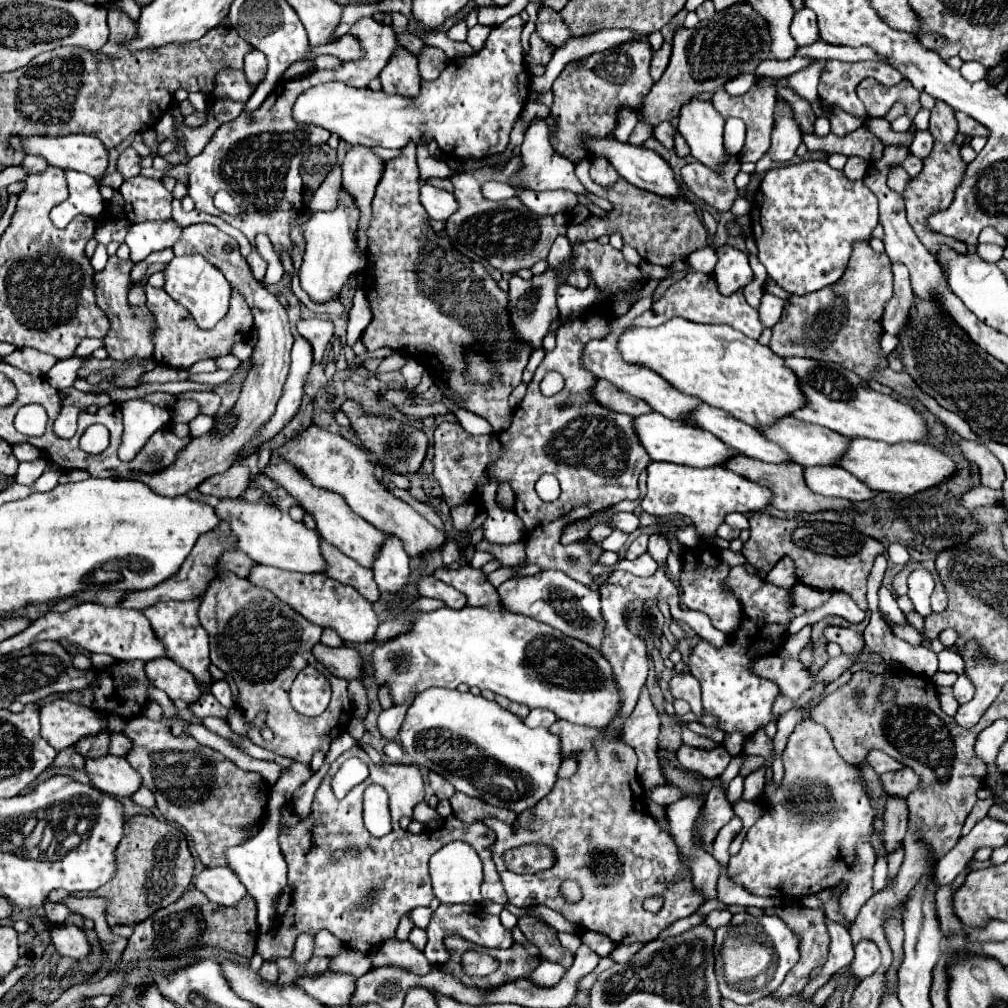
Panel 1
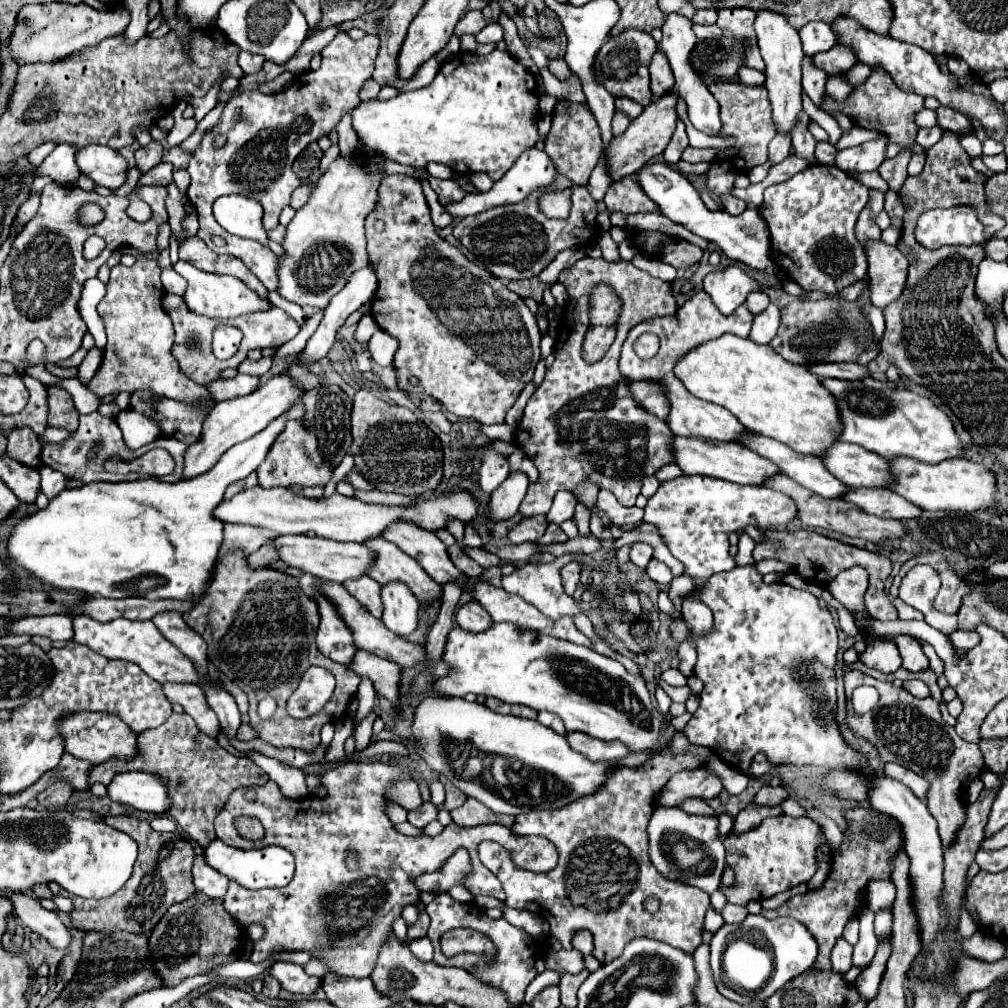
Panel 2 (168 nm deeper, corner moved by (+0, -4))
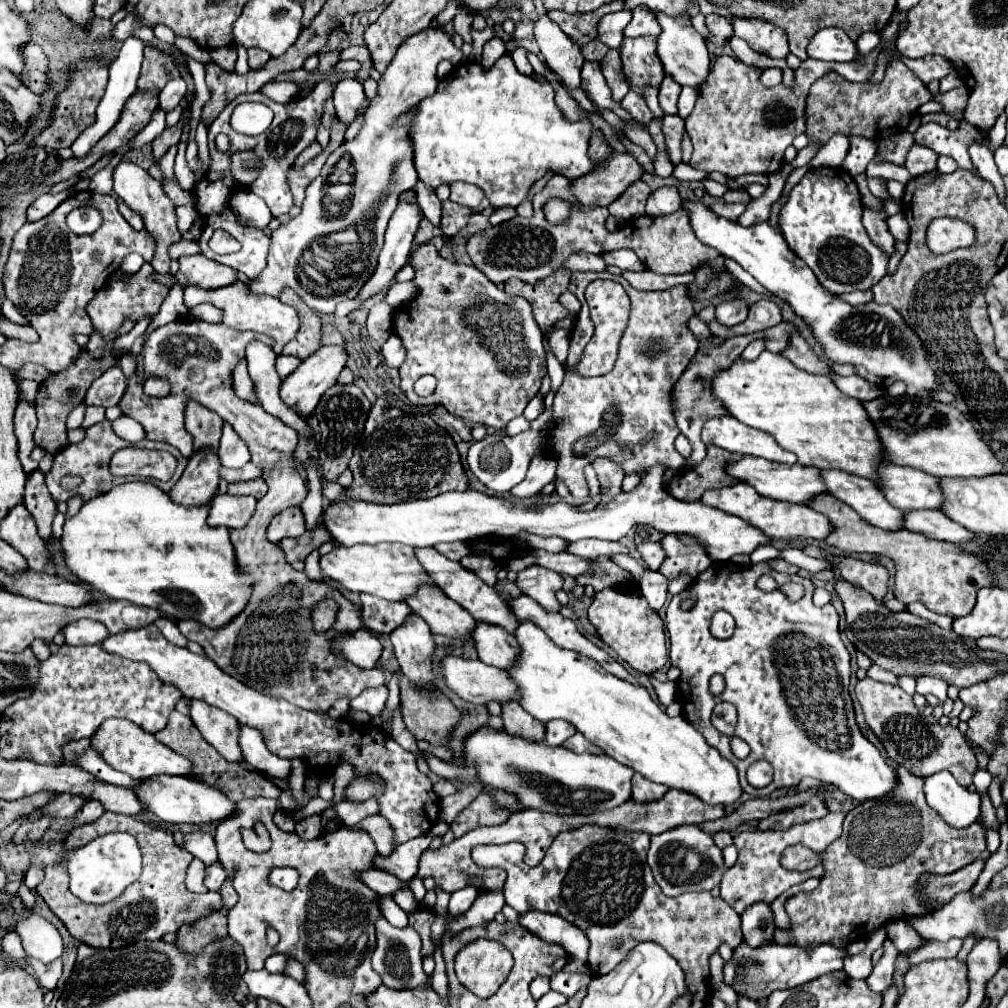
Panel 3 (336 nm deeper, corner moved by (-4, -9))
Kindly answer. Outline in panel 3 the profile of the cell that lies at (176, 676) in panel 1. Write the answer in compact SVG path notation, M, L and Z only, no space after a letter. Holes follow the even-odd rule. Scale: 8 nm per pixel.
M196 699L190 701L190 713L196 729L200 735L226 759L234 763L242 763L244 757L240 755L240 723L226 711L210 707L208 703L200 703Z

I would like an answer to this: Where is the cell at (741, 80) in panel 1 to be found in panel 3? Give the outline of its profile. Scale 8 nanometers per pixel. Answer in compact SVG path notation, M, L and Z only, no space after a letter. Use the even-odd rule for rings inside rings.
M766 69L766 71L762 71L760 81L762 81L766 87L774 87L774 85L782 83L782 69Z

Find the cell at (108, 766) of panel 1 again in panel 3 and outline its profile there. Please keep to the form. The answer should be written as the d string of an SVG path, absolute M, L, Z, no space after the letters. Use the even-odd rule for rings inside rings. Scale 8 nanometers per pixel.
M158 775L140 785L136 793L150 813L158 815L162 821L168 823L194 823L194 825L220 823L222 819L228 819L236 811L236 803L232 803L224 793L220 793L220 789L190 777Z

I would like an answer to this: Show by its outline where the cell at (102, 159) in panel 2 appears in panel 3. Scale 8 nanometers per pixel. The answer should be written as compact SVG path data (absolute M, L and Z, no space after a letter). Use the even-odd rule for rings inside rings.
M122 161L116 169L114 169L114 191L124 199L124 203L138 211L142 215L142 221L144 221L144 229L154 237L156 241L156 253L154 253L154 259L150 261L150 265L158 271L158 273L168 273L170 269L170 255L168 255L168 247L172 243L178 243L182 241L182 233L178 231L178 219L176 219L176 205L168 199L164 187L162 187L162 181L156 181L146 169L134 165L134 163L128 163L128 161Z

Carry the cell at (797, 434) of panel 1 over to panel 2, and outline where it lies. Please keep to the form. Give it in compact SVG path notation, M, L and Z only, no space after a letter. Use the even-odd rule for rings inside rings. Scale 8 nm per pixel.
M834 442L820 456L830 474L840 478L846 486L858 488L886 488L890 484L890 470L886 458L872 454L856 444Z

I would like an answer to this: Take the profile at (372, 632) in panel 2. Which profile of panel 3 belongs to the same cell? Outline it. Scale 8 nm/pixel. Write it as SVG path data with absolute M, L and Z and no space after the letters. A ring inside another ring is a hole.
M454 655L444 657L442 661L442 671L446 685L458 693L464 701L470 703L508 703L508 701L518 701L518 691L516 683L508 679L508 671L490 667L486 663L470 661L470 659L460 659Z

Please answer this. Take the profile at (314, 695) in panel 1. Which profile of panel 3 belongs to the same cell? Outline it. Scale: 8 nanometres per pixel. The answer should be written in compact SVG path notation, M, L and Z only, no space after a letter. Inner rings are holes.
M156 625L110 635L106 641L102 641L102 647L112 655L120 655L124 659L146 661L164 683L172 683L174 687L178 687L184 697L218 707L234 715L242 725L262 731L262 739L268 751L284 759L302 759L318 777L330 775L340 763L354 765L356 777L380 777L384 781L384 791L376 795L378 815L386 817L390 827L396 831L394 847L426 835L438 821L440 801L432 791L430 779L418 771L414 753L402 749L388 733L384 733L382 727L376 727L372 723L360 725L346 717L332 719L328 713L306 711L284 699L254 691L218 669L216 663L206 655L196 655L186 647L168 643Z

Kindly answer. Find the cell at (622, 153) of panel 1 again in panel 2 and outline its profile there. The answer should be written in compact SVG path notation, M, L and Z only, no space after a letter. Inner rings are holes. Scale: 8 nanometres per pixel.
M646 164L642 166L640 172L634 174L634 180L640 184L640 188L644 190L644 194L654 200L660 208L660 212L664 216L668 216L672 222L682 224L684 228L688 228L690 232L702 236L704 240L710 240L714 244L718 244L718 248L732 260L744 262L750 268L756 268L760 272L768 272L776 278L784 278L782 272L778 272L776 264L772 264L772 256L770 256L770 234L766 228L766 222L760 218L758 210L746 210L738 216L732 216L724 210L708 210L700 198L700 194L696 192L696 188L684 178L684 174L672 170L668 164Z

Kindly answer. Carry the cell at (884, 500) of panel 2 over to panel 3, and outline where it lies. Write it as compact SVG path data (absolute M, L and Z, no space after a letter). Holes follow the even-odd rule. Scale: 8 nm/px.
M908 511L904 519L904 527L908 531L928 535L930 539L948 541L954 545L964 545L976 539L976 533L960 527L958 523L948 519L942 511Z

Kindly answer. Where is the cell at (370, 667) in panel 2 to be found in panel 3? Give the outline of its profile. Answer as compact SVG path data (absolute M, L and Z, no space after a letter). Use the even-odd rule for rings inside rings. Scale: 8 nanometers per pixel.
M400 673L400 699L402 699L402 715L408 729L414 737L428 741L432 745L448 745L452 731L460 723L460 709L448 701L448 697L440 691L432 691L428 695L418 693L410 687L408 679Z

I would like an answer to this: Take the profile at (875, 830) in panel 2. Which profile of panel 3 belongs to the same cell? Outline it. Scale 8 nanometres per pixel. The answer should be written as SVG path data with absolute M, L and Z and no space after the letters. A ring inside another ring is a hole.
M902 765L896 767L896 791L884 799L868 799L854 809L848 811L844 819L844 831L840 839L836 839L824 853L824 877L820 885L808 893L796 893L786 901L786 913L792 919L792 929L782 931L776 929L775 941L780 944L797 944L802 947L812 947L821 943L830 943L834 947L846 947L848 939L866 939L870 931L890 923L900 917L918 917L926 915L924 903L920 903L920 875L948 875L952 871L962 869L964 865L976 859L988 859L990 851L986 849L986 833L978 823L973 823L966 829L948 827L936 811L932 811L924 799L922 783L924 779L906 771Z

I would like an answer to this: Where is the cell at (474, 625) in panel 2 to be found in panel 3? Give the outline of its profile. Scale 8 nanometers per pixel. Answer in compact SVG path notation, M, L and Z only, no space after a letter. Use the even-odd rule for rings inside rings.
M478 623L474 629L474 645L480 661L498 669L512 667L512 663L516 663L516 655L520 653L520 645L514 635L488 623Z

